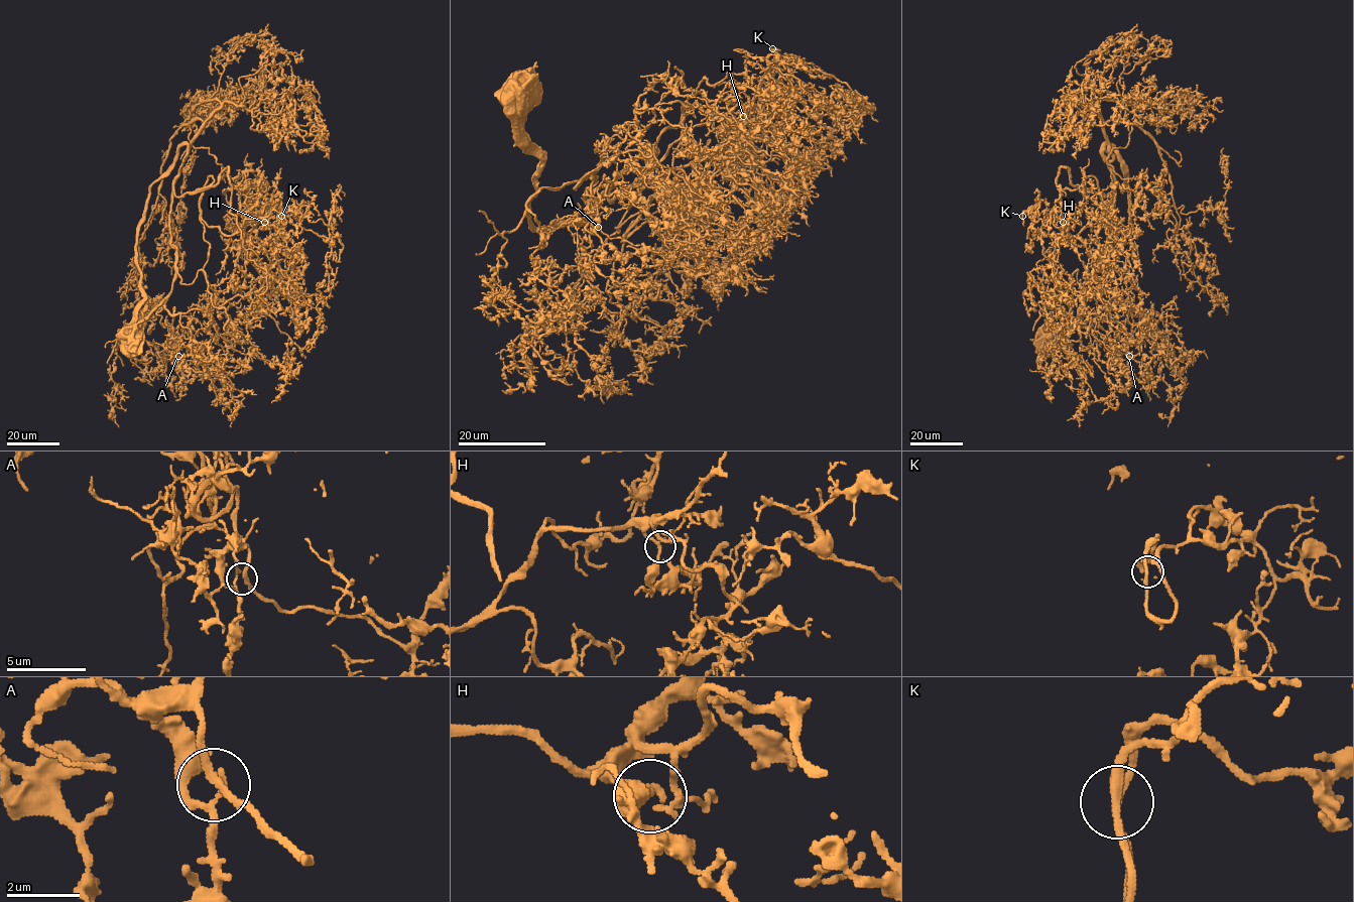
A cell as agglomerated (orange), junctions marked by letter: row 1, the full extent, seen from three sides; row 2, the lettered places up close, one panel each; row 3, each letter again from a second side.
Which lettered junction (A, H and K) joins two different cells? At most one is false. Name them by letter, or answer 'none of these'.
none of these

